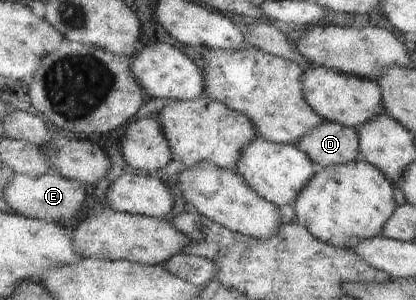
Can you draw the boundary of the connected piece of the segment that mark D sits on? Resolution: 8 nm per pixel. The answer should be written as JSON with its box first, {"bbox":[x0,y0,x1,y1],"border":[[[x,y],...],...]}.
{"bbox":[296,120,360,168],"border":[[[322,120],[322,123],[303,135],[296,143],[319,168],[356,161],[360,140],[356,129]]]}

